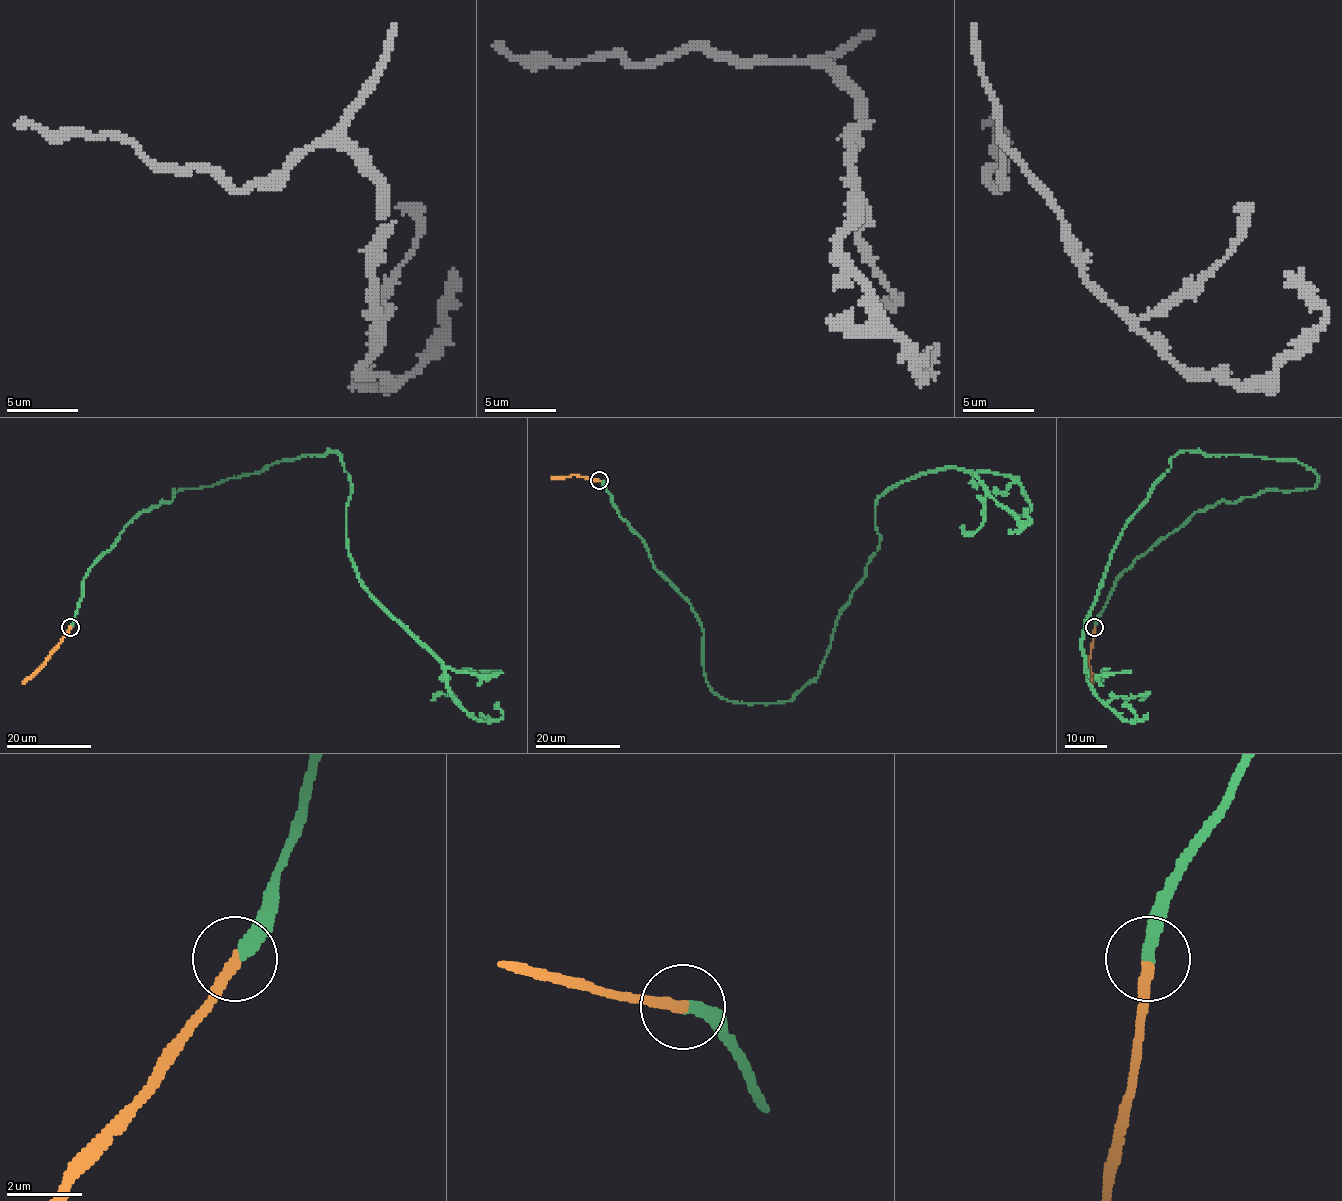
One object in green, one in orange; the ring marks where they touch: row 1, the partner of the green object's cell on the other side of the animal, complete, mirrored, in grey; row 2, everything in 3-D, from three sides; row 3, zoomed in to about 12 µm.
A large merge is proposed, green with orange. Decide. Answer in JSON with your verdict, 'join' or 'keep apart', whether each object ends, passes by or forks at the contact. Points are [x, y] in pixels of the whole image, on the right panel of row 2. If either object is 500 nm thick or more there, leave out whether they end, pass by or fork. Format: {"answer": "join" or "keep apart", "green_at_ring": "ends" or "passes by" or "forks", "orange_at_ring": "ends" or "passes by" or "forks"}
{"answer": "join", "green_at_ring": "ends", "orange_at_ring": "ends"}

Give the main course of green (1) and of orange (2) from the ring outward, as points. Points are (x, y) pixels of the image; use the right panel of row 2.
1: (1095, 628), (1116, 579), (1195, 512), (1314, 472), (1171, 458), (1083, 639), (1092, 691), (1134, 721), (1124, 702)
2: (1094, 628), (1089, 660), (1093, 683)

